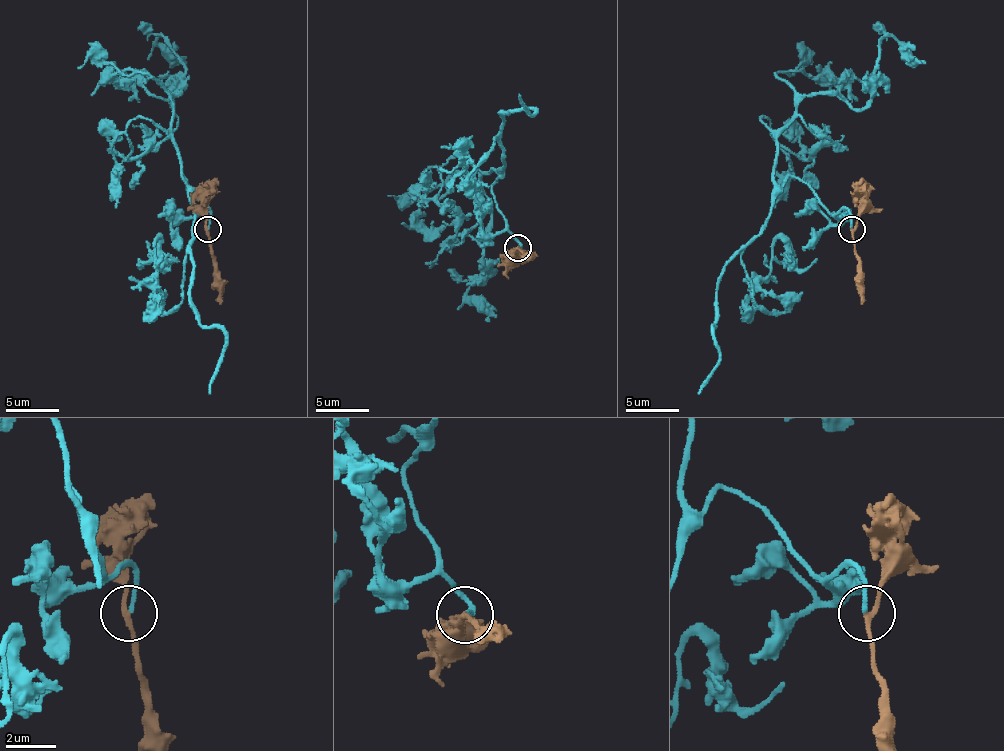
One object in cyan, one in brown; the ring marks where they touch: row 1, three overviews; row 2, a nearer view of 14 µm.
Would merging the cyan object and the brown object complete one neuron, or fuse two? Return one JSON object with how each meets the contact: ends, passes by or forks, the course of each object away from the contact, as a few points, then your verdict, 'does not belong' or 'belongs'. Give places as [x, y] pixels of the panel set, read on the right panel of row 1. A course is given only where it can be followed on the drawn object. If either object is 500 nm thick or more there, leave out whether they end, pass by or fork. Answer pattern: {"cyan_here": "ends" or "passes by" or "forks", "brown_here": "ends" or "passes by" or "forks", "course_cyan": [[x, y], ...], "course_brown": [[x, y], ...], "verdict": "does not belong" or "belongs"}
{"cyan_here": "ends", "brown_here": "passes by", "course_cyan": [[851, 230], [789, 176], [741, 254], [752, 299], [784, 310], [760, 286], [776, 240], [800, 270], [816, 259]], "course_brown": [[851, 230], [854, 254], [859, 262], [862, 305]], "verdict": "belongs"}

